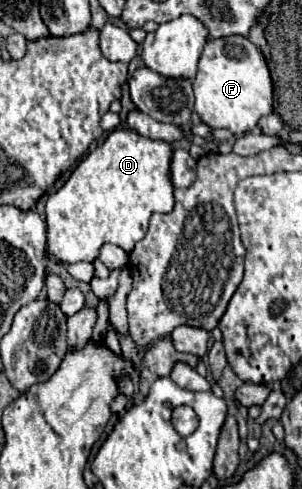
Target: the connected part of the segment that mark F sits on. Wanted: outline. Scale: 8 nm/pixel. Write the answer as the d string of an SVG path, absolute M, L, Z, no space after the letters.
M223 37L209 39L199 59L199 71L193 81L195 113L201 121L215 129L229 129L235 137L241 137L257 127L257 121L273 111L273 84L263 53L247 37Z

